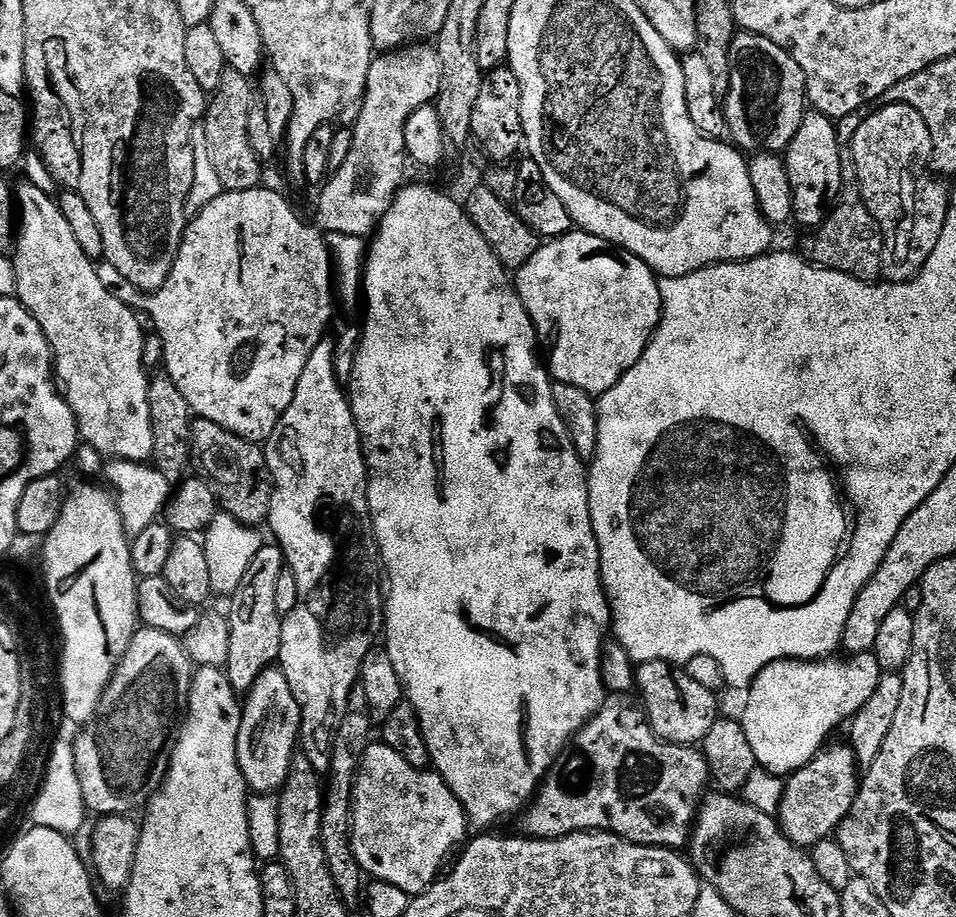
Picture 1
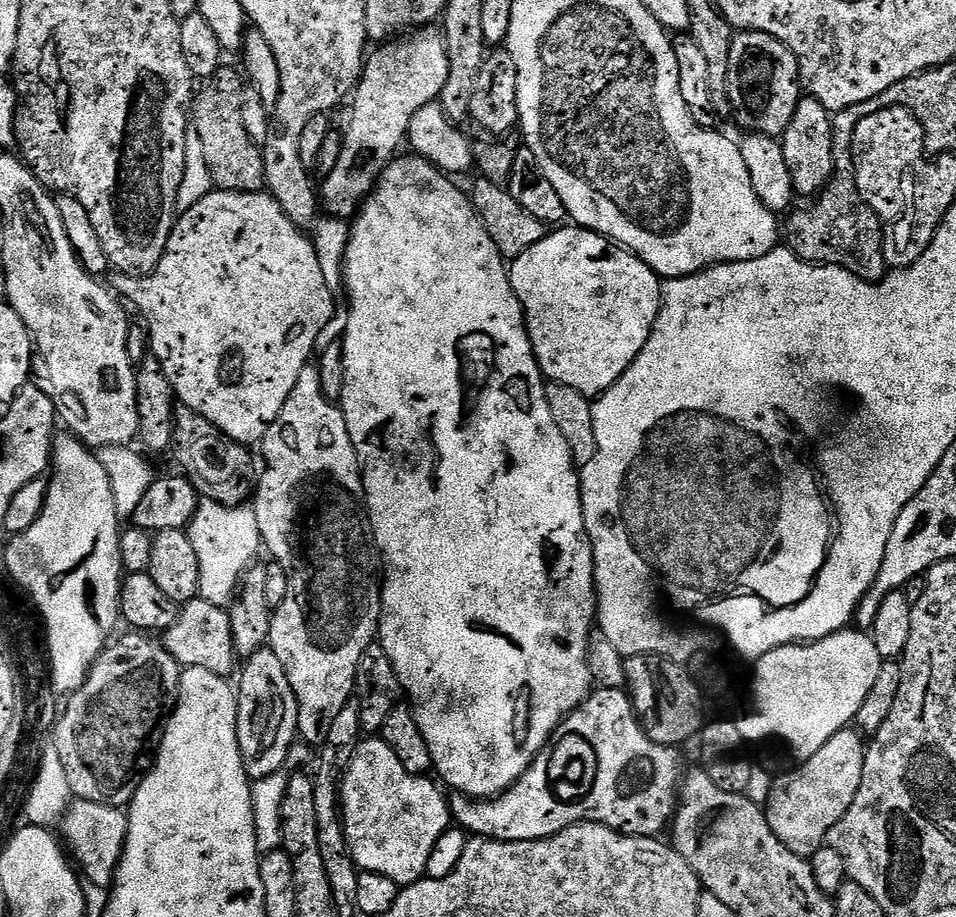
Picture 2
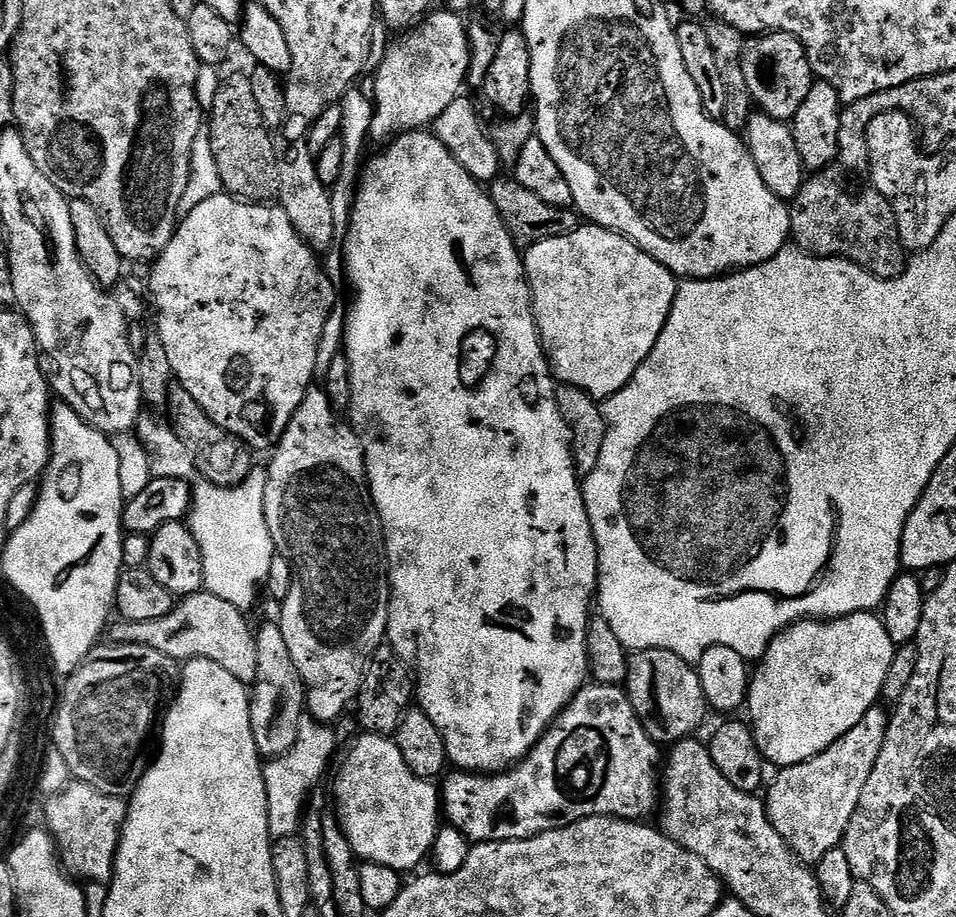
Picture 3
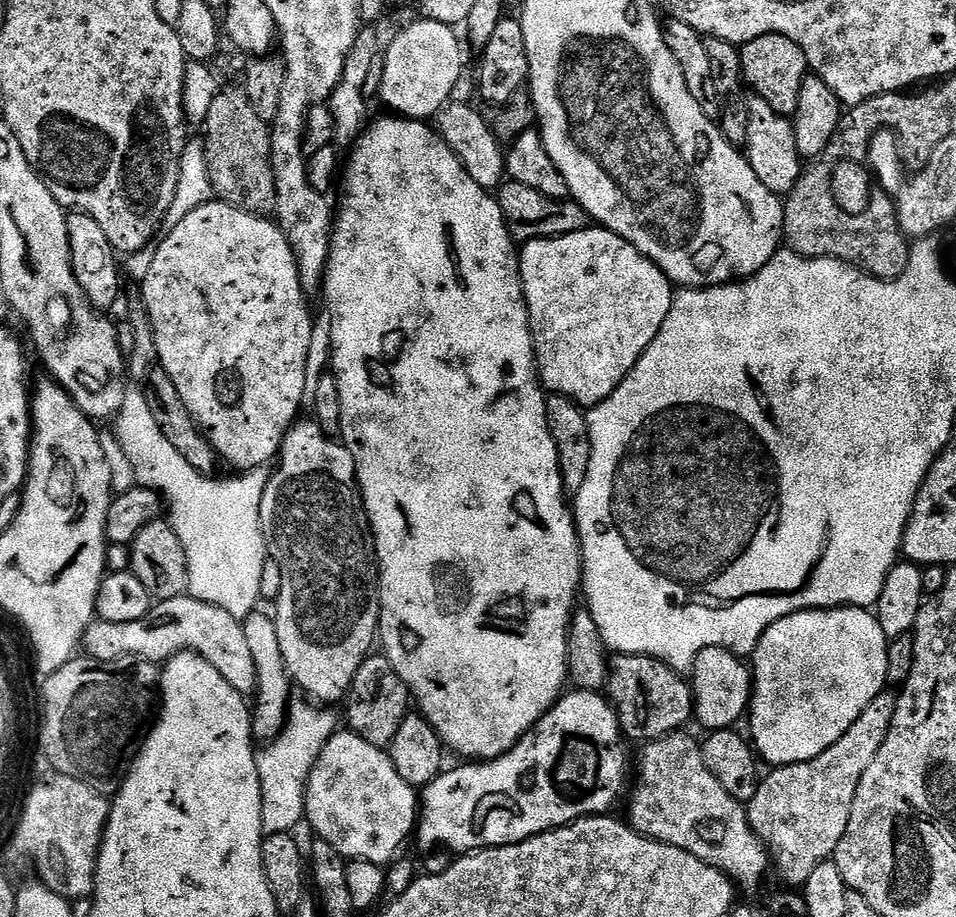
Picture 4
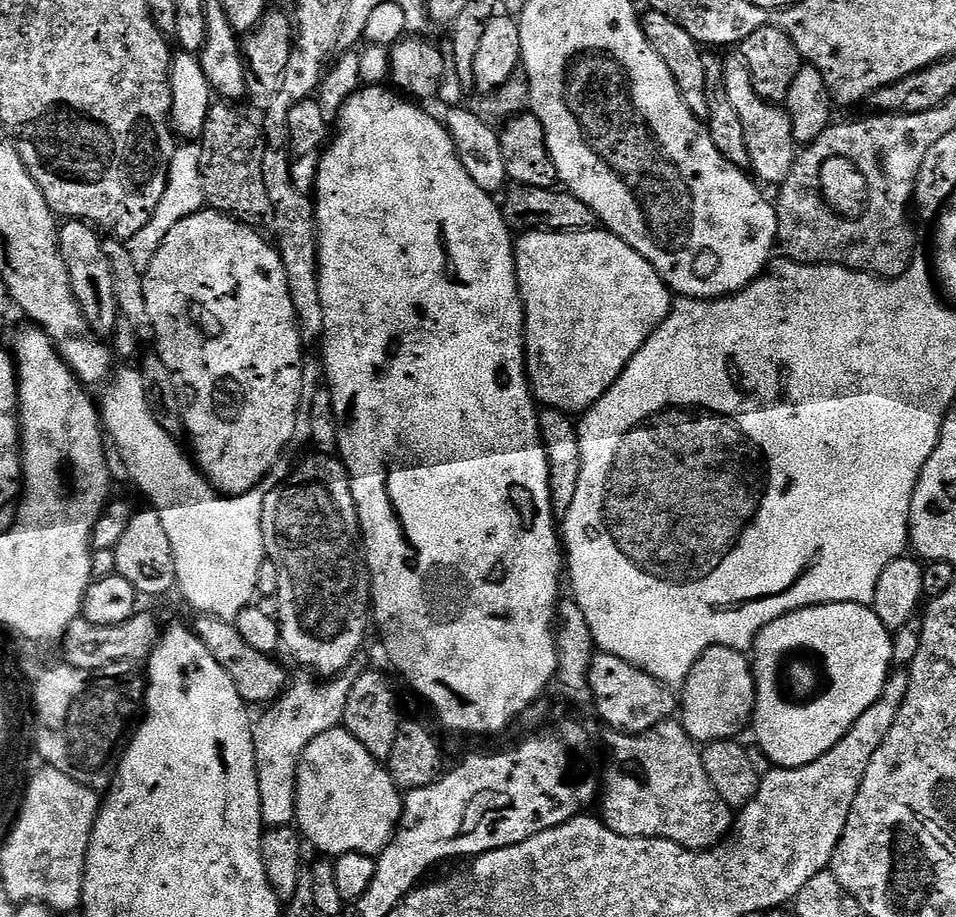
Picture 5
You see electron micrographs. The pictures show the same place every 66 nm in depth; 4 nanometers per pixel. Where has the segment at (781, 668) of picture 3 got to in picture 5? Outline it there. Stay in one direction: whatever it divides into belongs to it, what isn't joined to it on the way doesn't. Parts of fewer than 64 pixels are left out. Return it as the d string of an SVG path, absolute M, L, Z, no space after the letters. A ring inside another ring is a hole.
M837 600L837 601L835 601L835 602L833 602L833 603L830 603L830 604L812 604L812 605L810 605L810 606L809 606L809 607L808 607L808 608L799 608L799 609L798 609L798 610L794 610L794 611L793 611L793 612L788 612L788 613L786 613L786 614L785 614L785 615L784 615L784 616L780 616L780 617L779 617L779 618L778 618L778 619L777 619L777 620L775 620L775 621L774 621L774 622L770 622L770 623L769 623L769 624L767 624L767 626L766 626L766 627L764 627L764 628L763 628L763 630L762 630L762 631L761 631L761 632L759 632L759 634L758 634L758 635L756 635L756 641L754 641L754 642L753 642L753 644L752 644L752 647L751 647L751 649L750 649L750 663L751 663L751 665L752 665L752 677L754 677L754 679L755 679L755 680L756 680L756 707L755 707L755 709L754 709L754 728L755 728L755 724L756 724L756 740L757 740L757 742L758 742L758 743L760 743L760 748L761 748L761 750L762 750L762 751L764 751L764 752L765 752L765 754L766 754L766 755L768 755L768 756L769 756L769 758L770 758L770 759L772 759L772 760L773 760L773 761L772 761L772 762L771 762L771 763L772 763L772 764L773 764L773 765L775 765L775 767L778 767L778 768L801 768L801 767L802 767L802 766L810 766L810 765L811 765L811 764L813 764L813 763L814 763L814 762L815 762L815 761L816 761L816 760L817 760L817 759L818 759L818 758L822 758L822 757L823 757L823 756L825 756L825 754L826 754L826 753L827 753L827 752L829 752L829 751L830 751L830 750L831 750L831 749L832 749L832 747L833 747L833 746L834 746L834 745L835 745L835 744L836 744L836 743L837 743L837 742L839 742L839 741L840 741L840 740L843 740L843 738L844 738L844 735L846 735L846 733L847 733L847 732L848 732L848 731L850 731L850 730L851 730L851 728L852 728L852 727L853 727L853 726L854 726L854 722L858 722L858 718L862 718L862 714L863 714L863 713L864 713L864 711L865 711L865 710L867 710L867 709L868 709L868 708L869 708L869 706L870 706L870 705L871 705L871 704L872 704L872 703L874 703L874 702L875 702L875 700L877 700L877 699L878 699L878 697L879 697L879 696L880 696L880 695L881 695L881 694L882 694L882 690L883 690L883 689L884 689L884 683L885 683L885 682L887 682L887 681L888 681L888 678L889 678L889 675L890 675L890 673L891 673L891 672L892 672L892 671L893 671L893 668L894 668L894 665L893 665L893 662L892 662L892 641L893 641L893 639L894 639L894 636L893 636L893 633L892 633L892 632L891 632L891 631L890 631L890 629L888 629L888 628L887 628L887 626L886 626L886 625L884 625L884 622L883 622L883 620L882 620L882 618L881 618L881 617L880 617L880 615L879 615L879 613L877 613L877 612L876 612L876 609L875 609L875 607L872 607L872 606L869 606L869 605L868 605L868 604L867 604L867 603L864 603L864 602L857 602L857 601L854 601L854 600ZM799 648L805 648L805 650L806 650L806 651L808 651L808 652L813 652L813 654L814 654L814 655L816 655L816 656L820 656L820 660L821 660L821 661L820 661L820 660L819 660L819 663L820 663L820 664L821 664L821 665L822 665L822 672L823 672L823 675L824 675L824 676L825 676L825 677L826 677L826 683L825 683L825 684L824 684L824 685L823 685L823 688L824 688L824 687L825 687L825 688L824 688L824 693L822 693L822 692L823 692L823 688L822 688L822 691L821 691L821 692L820 692L820 693L819 693L819 694L816 694L816 695L813 695L813 696L812 696L812 697L811 697L811 699L809 699L809 700L808 700L808 701L807 701L807 702L797 702L797 701L796 701L796 700L795 700L795 699L793 699L793 697L792 697L792 696L791 696L791 695L789 695L789 693L788 693L788 692L787 692L787 691L786 691L786 688L785 688L785 685L784 685L784 684L783 684L783 683L782 683L782 669L783 669L783 668L784 668L784 667L785 667L785 664L784 664L784 659L786 659L786 658L787 658L787 656L788 656L788 655L790 655L790 654L791 654L791 652L796 652L796 651L798 651L798 650L799 650Z

